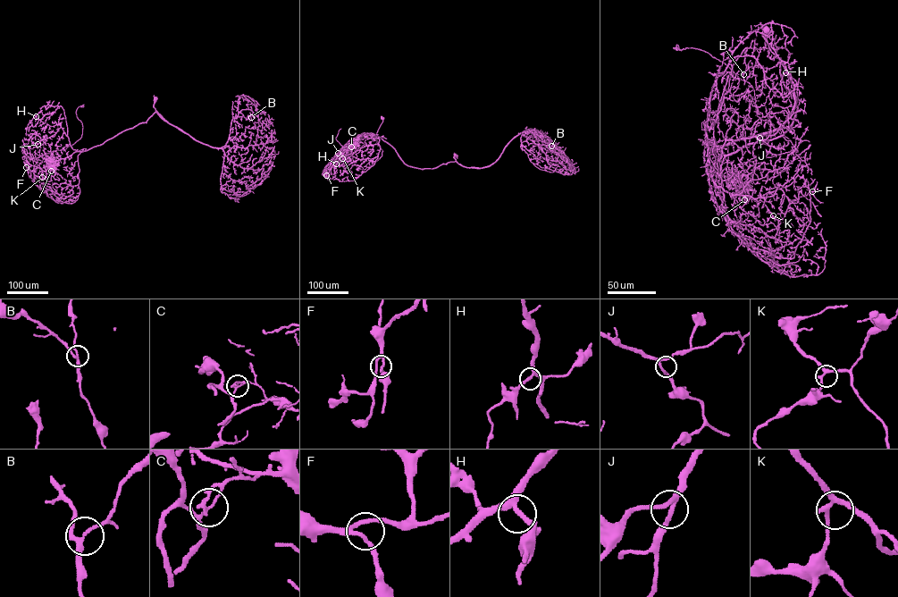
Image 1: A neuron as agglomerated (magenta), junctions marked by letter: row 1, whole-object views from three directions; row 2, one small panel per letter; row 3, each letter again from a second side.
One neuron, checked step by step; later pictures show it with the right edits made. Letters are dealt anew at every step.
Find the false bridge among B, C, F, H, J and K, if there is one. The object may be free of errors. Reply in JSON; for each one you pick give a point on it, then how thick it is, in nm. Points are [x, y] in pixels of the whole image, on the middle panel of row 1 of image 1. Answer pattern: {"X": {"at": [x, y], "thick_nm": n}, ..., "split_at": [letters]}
{"C": {"at": [351, 147], "thick_nm": 140}, "split_at": ["C"]}

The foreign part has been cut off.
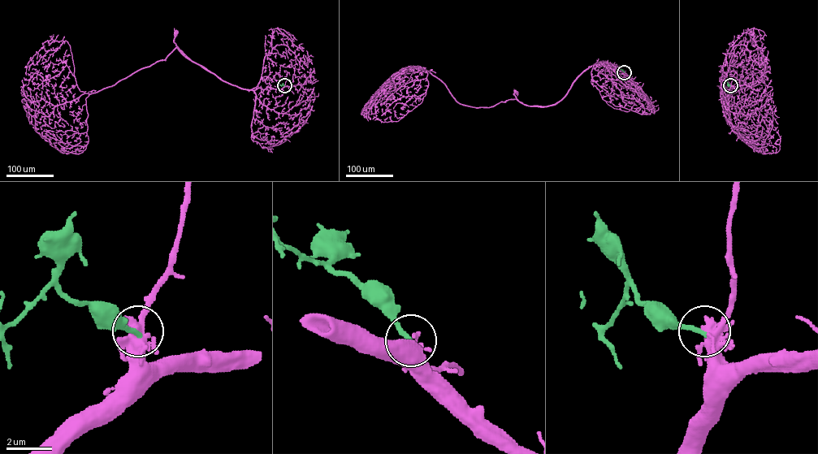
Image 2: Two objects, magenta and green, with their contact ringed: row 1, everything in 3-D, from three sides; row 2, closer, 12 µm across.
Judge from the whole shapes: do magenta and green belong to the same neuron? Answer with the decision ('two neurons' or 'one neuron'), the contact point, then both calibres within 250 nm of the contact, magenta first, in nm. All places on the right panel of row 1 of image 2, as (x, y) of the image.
one neuron | (730, 85) | 380/240 nm

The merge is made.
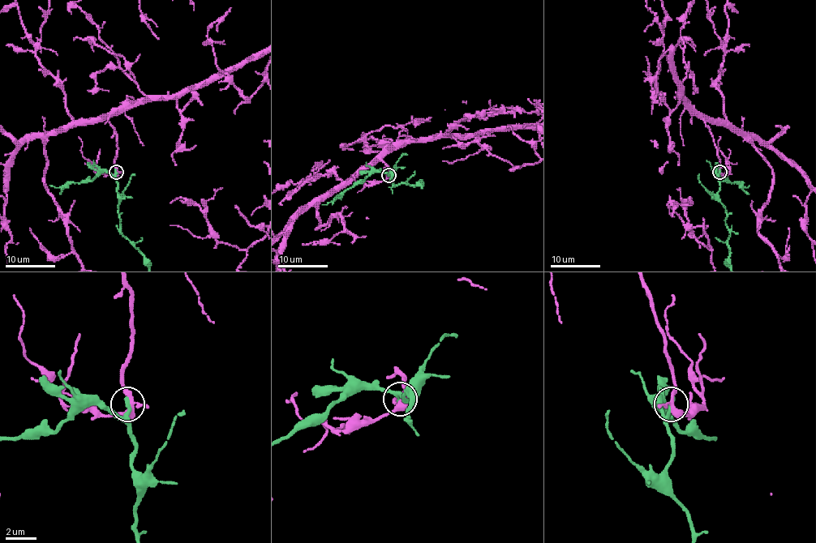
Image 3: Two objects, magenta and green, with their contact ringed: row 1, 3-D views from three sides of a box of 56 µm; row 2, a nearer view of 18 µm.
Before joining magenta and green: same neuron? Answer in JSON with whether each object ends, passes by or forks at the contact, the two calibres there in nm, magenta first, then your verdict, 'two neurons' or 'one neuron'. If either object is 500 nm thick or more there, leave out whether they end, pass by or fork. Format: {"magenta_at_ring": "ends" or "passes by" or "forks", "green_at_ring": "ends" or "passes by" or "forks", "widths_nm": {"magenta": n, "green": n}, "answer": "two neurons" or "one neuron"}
{"magenta_at_ring": "forks", "green_at_ring": "ends", "widths_nm": {"magenta": 320, "green": 300}, "answer": "one neuron"}

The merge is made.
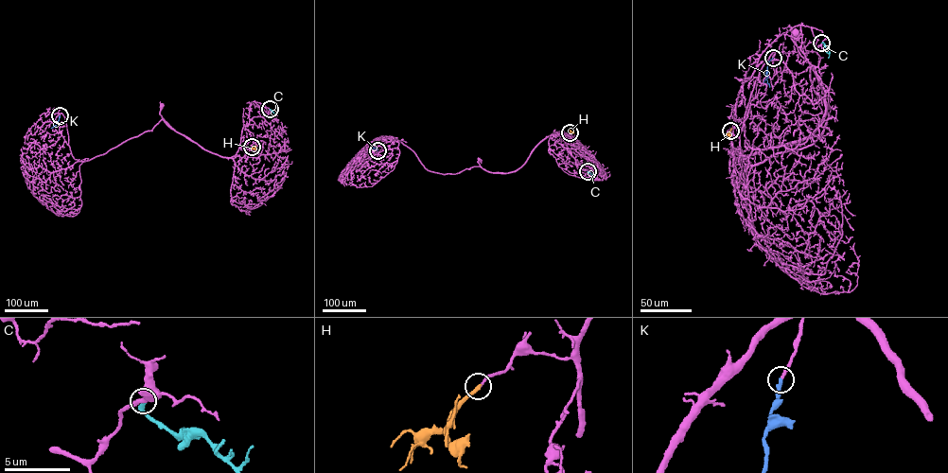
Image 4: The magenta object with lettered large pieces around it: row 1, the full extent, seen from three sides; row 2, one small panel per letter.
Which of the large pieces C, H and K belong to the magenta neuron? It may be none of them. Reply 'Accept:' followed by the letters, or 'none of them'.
Accept: K

